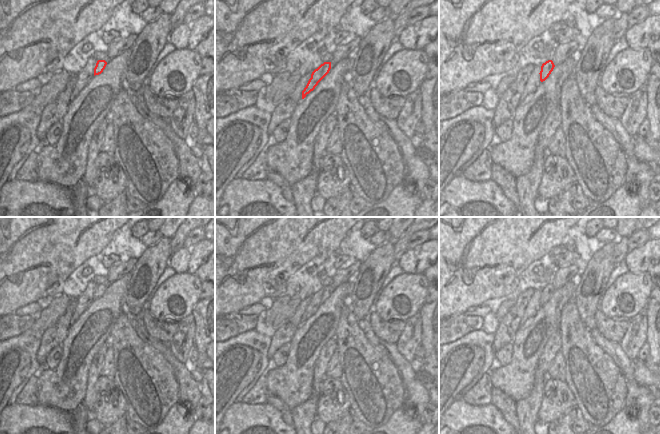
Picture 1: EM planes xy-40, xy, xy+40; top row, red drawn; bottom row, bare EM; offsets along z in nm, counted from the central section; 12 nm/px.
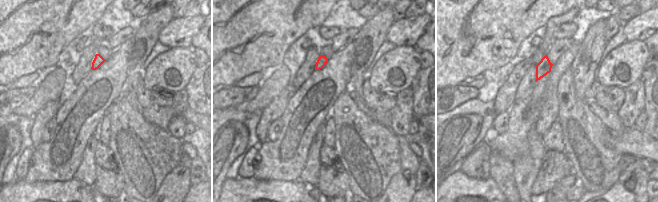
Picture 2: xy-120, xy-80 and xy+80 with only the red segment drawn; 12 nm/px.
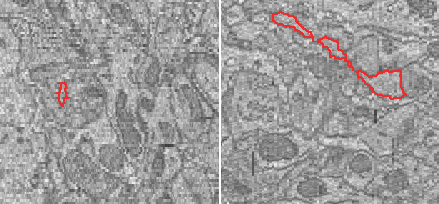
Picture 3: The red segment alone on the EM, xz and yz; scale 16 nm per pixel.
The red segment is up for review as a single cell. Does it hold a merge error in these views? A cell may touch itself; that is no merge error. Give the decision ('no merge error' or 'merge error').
no merge error

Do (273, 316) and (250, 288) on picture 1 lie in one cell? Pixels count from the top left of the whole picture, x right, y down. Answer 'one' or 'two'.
two

